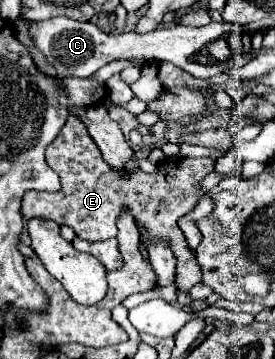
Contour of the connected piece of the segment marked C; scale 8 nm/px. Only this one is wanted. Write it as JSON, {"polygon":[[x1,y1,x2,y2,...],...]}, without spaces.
{"polygon":[[57,16,51,20,43,20,43,22,31,22,29,24,29,34,33,36,33,44,39,46,39,50,45,54,45,60,49,60,49,64,55,66,55,70,59,72,59,76,79,76,79,78,87,78,91,74,95,74,101,66,113,62,113,60,131,60,131,58,155,58,155,60,167,60,173,62,175,66,183,68,185,72,189,72,195,78,213,78,215,74,227,72,227,68,233,66,243,66,249,60,249,54,243,54,239,58,233,58,233,64,227,62,217,62,209,50,207,44,219,40,219,38,227,38,227,28,229,24,217,24,211,22,207,26,201,28,191,28,191,26,175,26,175,28,157,28,155,32,149,34,135,34,135,32,123,32,123,34,105,34,101,32,95,24,91,22,77,22,73,18,65,18,65,16]]}

